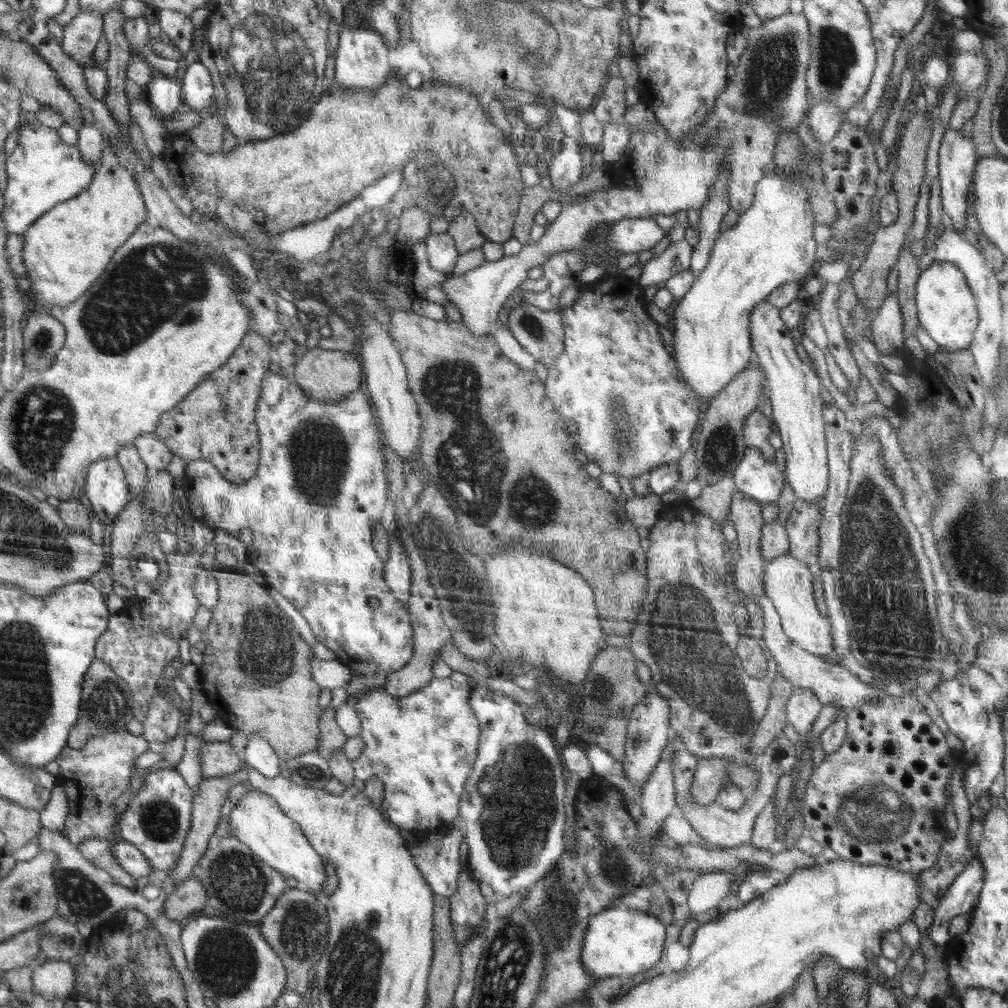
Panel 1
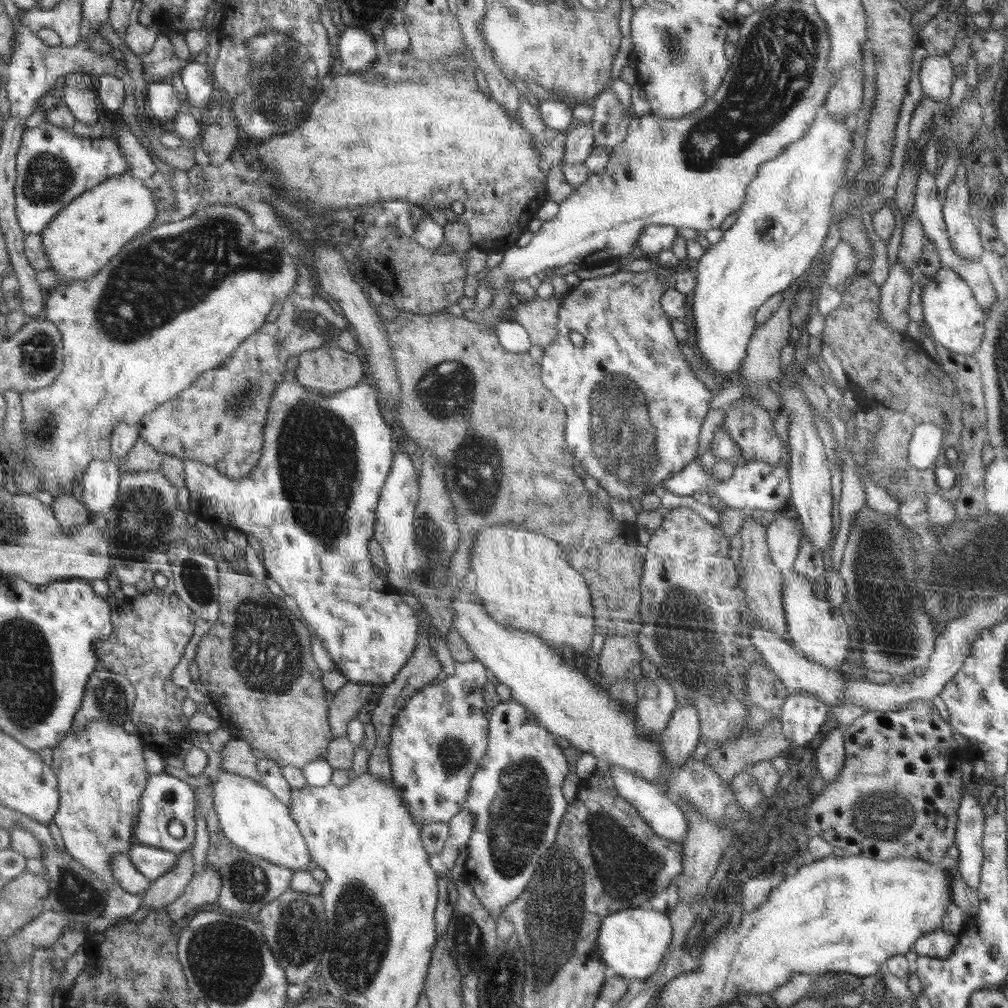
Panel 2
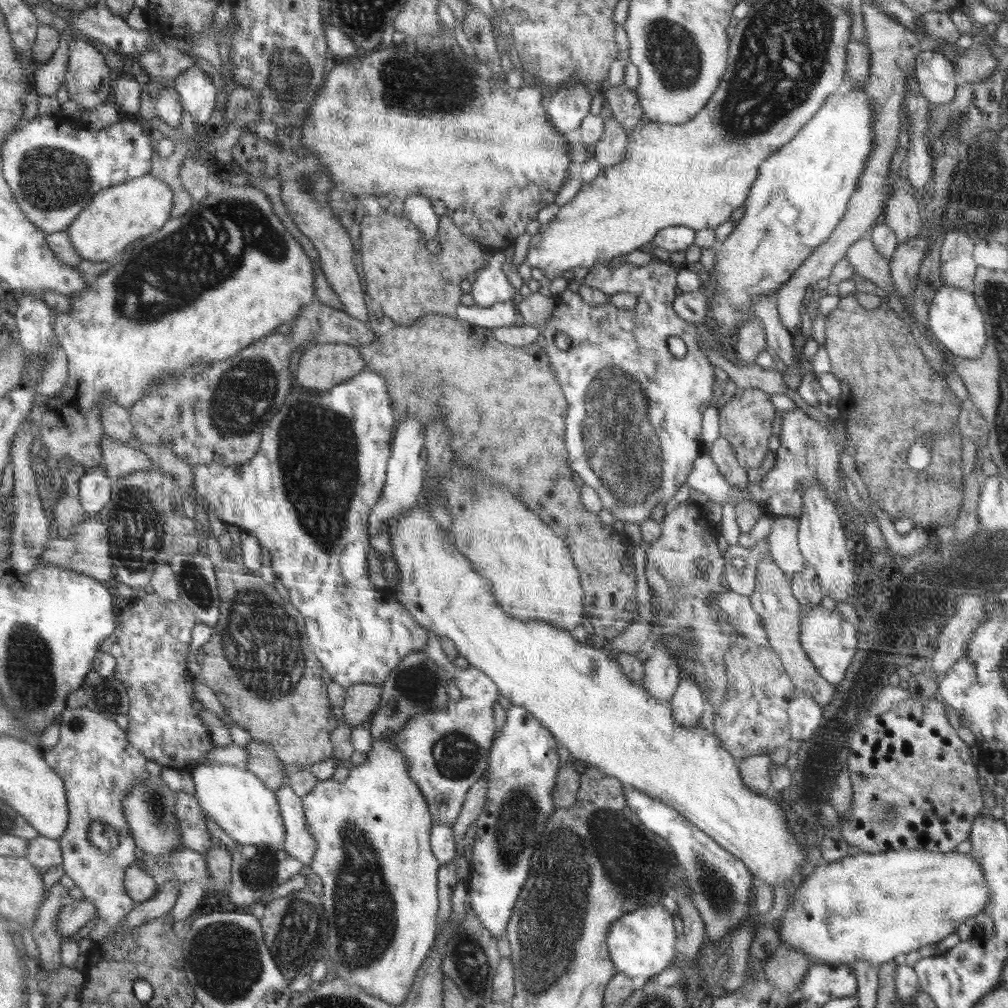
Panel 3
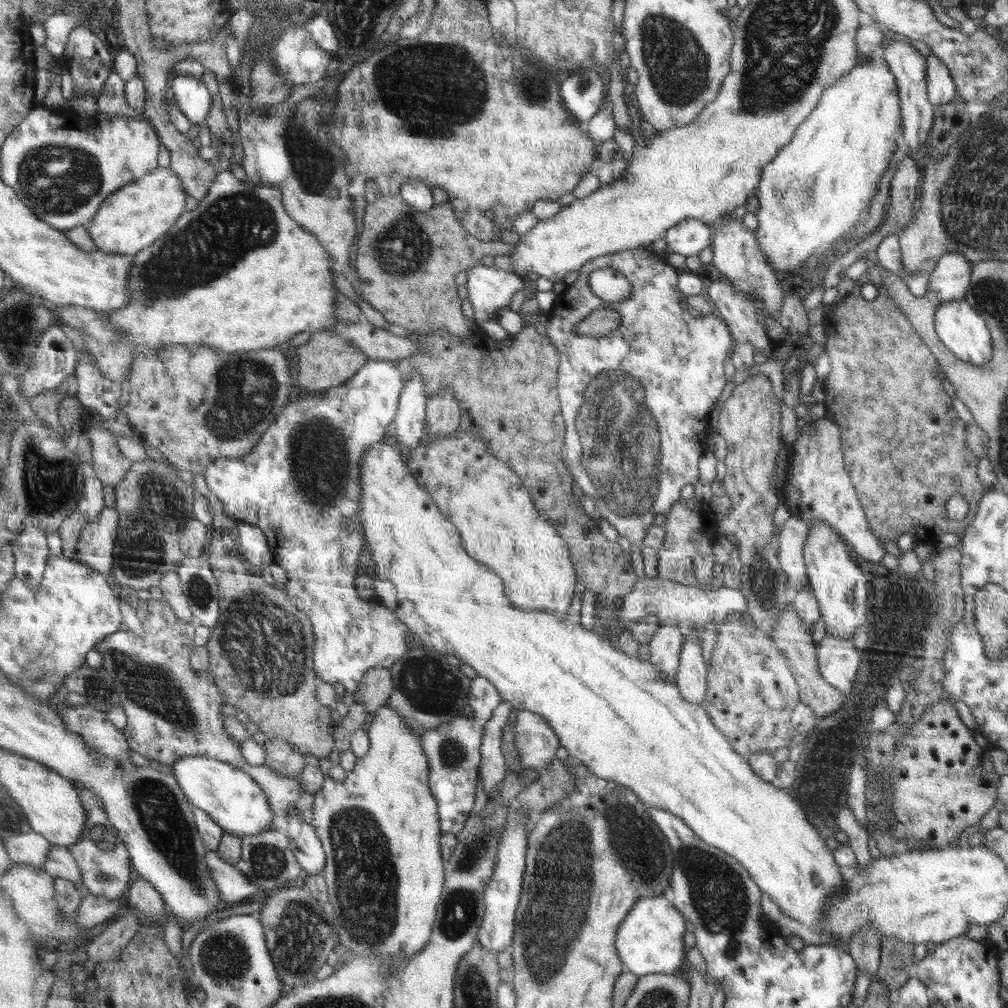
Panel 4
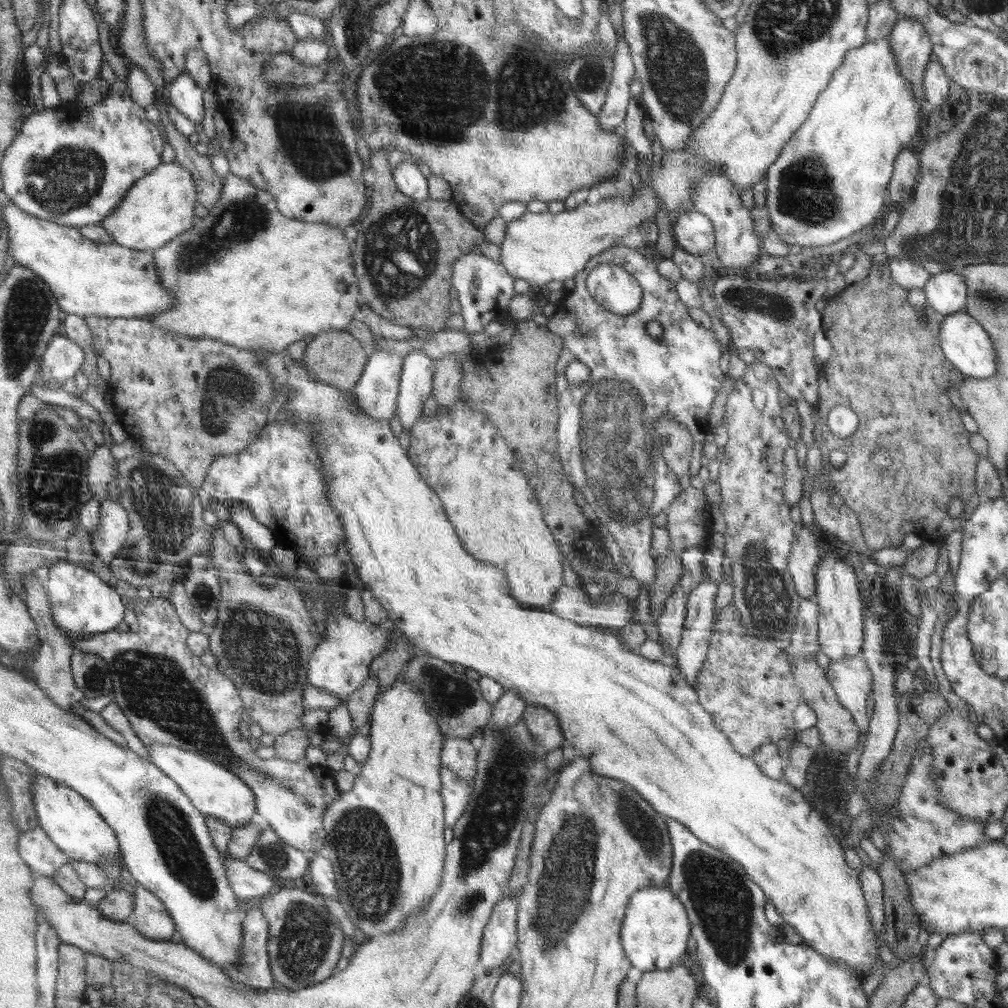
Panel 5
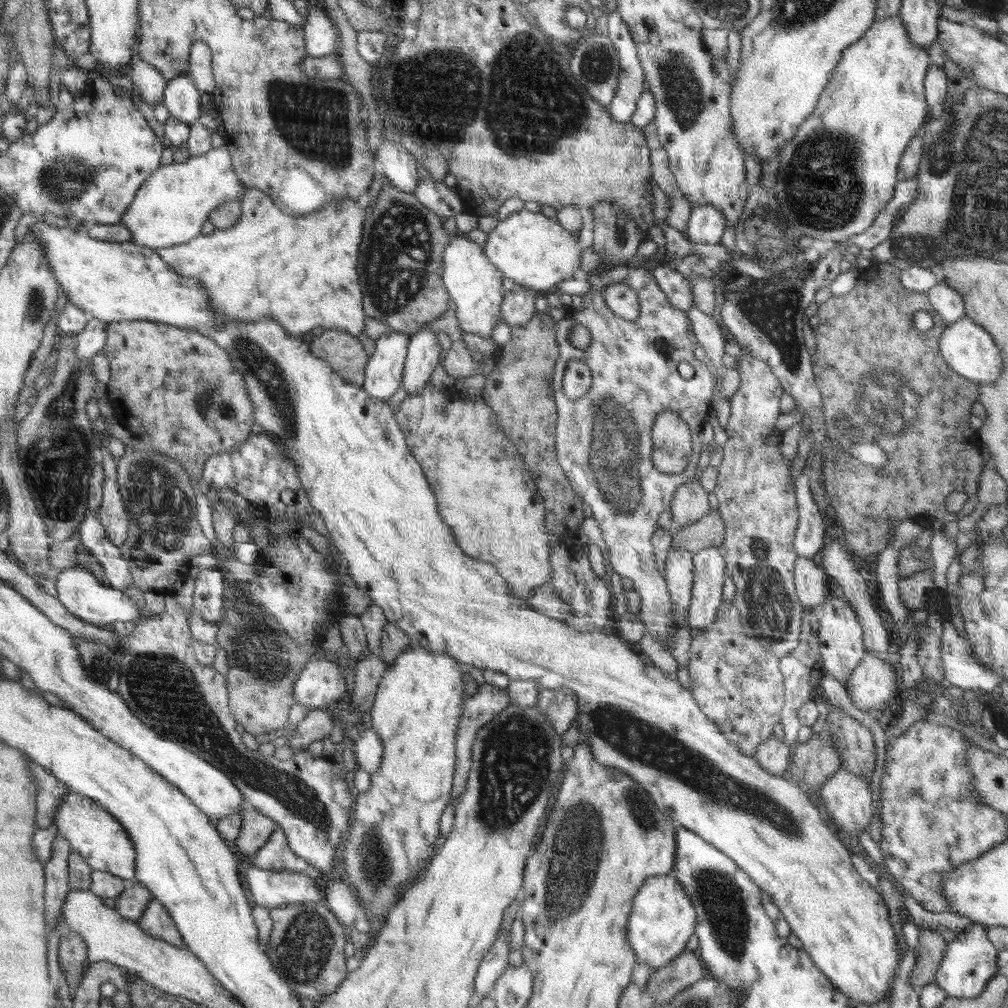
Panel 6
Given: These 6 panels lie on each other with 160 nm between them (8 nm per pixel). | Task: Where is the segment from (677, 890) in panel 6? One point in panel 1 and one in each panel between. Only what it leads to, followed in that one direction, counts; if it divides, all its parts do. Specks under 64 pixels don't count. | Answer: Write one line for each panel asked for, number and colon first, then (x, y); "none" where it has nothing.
1: (619, 940)
2: (633, 942)
3: (642, 942)
4: (649, 940)
5: (656, 927)

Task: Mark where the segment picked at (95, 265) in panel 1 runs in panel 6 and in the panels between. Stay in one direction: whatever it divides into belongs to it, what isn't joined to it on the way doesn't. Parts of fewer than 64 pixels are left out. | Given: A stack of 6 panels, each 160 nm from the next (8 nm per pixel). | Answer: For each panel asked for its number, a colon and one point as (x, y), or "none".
2: (86, 235)
3: (106, 227)
4: (127, 221)
5: (160, 206)
6: (170, 208)

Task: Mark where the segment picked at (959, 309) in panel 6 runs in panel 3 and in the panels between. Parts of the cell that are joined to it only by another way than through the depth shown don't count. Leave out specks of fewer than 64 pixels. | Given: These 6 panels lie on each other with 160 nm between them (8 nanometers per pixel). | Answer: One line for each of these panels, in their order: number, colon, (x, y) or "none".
3: (957, 266)
4: (949, 281)
5: (946, 292)

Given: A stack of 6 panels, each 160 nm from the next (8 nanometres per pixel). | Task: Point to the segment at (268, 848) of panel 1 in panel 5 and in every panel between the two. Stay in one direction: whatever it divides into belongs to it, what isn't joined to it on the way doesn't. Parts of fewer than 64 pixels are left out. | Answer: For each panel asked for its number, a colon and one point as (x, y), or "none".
2: (251, 815)
3: (238, 801)
4: (235, 800)
5: (216, 791)

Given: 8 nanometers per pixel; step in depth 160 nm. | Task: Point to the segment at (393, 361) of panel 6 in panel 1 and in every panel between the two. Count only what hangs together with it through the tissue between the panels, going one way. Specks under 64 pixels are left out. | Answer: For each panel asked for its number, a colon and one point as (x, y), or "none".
1: (312, 507)
2: (312, 504)
3: (307, 498)
4: (302, 487)
5: (375, 394)

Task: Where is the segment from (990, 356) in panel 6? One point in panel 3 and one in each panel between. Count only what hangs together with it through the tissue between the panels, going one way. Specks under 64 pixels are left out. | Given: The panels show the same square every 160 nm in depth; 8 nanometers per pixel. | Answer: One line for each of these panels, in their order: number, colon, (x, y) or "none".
3: (955, 320)
4: (960, 328)
5: (963, 340)

